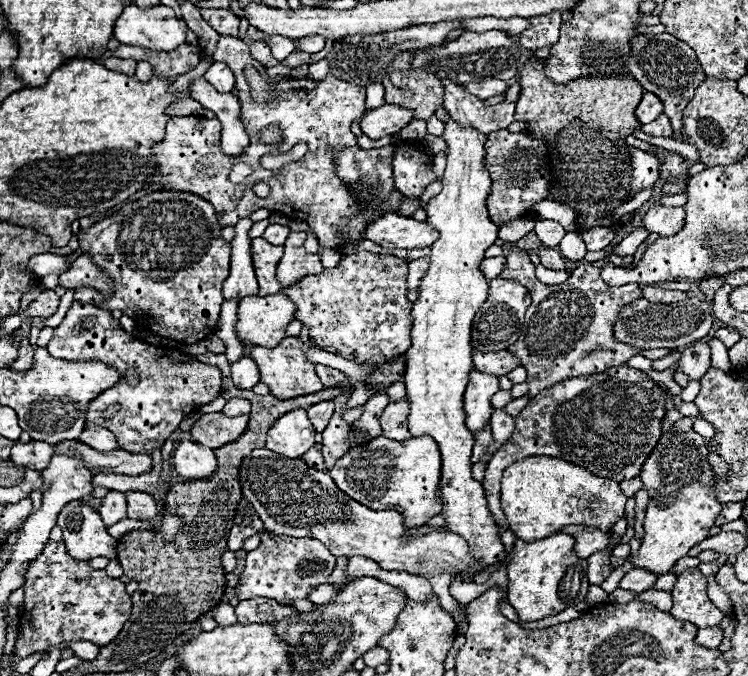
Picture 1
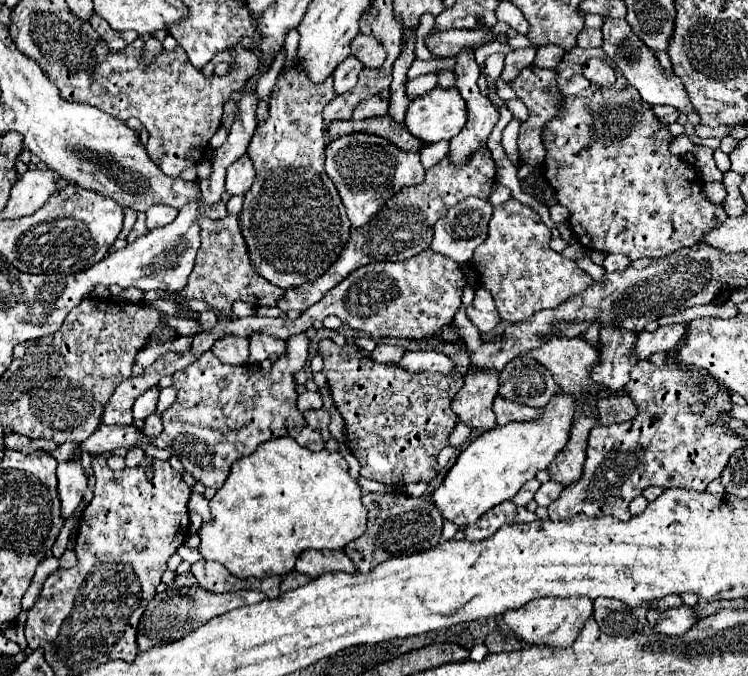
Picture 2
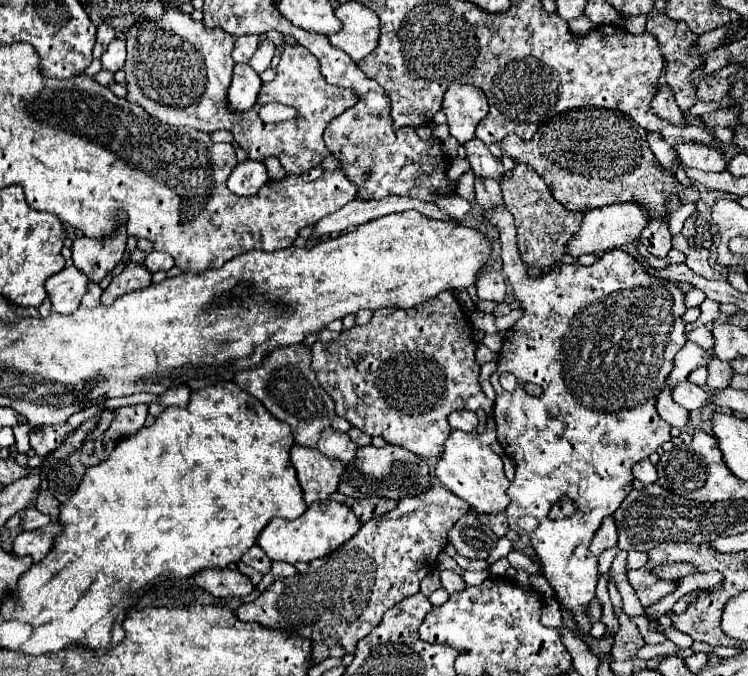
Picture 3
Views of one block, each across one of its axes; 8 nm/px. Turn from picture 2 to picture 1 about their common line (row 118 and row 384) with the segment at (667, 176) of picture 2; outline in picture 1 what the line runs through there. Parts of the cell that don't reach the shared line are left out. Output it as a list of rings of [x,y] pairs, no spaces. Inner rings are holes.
[[[616,366],[602,374],[568,378],[534,396],[516,416],[510,440],[492,456],[482,480],[488,510],[500,530],[508,530],[500,510],[498,482],[504,470],[526,456],[560,456],[596,476],[614,482],[640,474],[642,464],[660,440],[660,424],[666,414],[666,392],[644,372]]]

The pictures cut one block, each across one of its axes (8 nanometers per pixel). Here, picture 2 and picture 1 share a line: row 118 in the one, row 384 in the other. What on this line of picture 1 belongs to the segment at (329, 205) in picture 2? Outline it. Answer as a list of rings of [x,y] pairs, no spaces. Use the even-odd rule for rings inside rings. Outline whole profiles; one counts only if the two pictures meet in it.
[[[284,338],[276,348],[262,348],[262,346],[254,346],[250,358],[258,364],[260,370],[260,382],[268,384],[270,394],[286,400],[286,398],[296,398],[296,396],[304,396],[304,394],[314,394],[316,390],[322,390],[322,382],[314,372],[314,364],[308,362],[304,358],[306,346],[298,340],[298,338]]]

